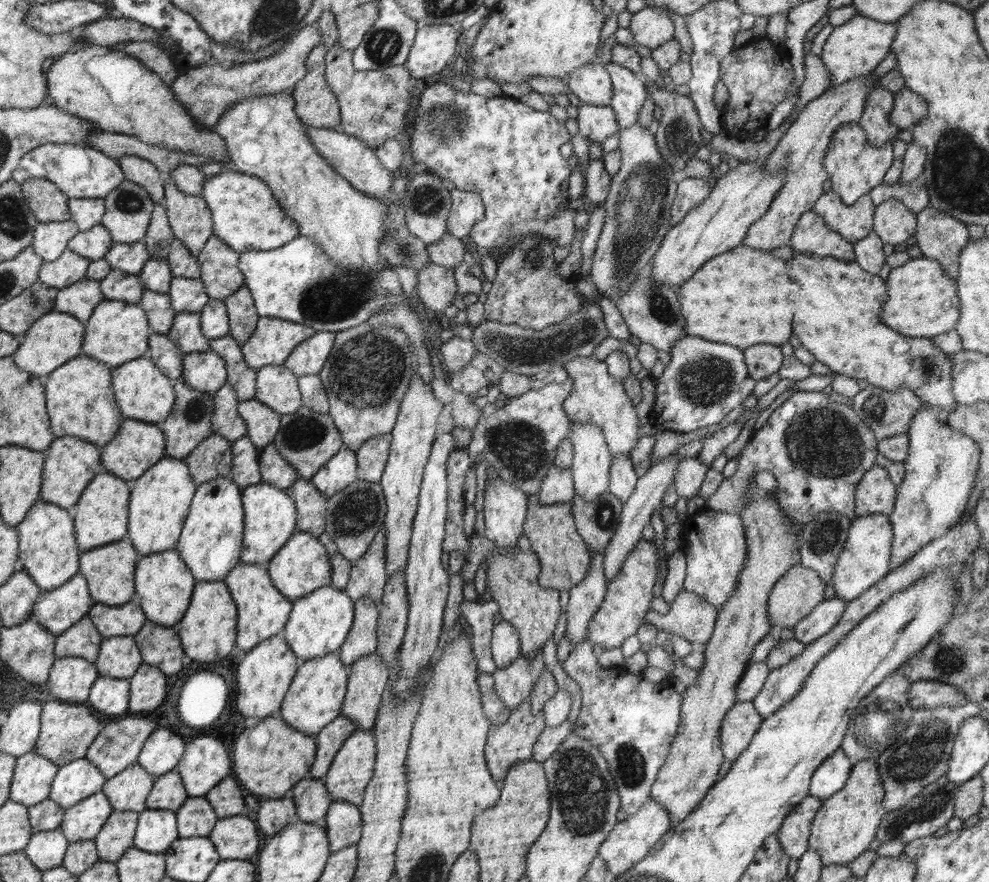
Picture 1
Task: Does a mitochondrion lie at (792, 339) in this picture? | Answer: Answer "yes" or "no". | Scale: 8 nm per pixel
no

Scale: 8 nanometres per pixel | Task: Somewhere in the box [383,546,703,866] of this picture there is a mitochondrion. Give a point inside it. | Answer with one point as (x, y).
(583, 792)

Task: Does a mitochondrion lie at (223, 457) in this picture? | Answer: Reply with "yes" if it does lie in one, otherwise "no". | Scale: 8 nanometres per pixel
yes

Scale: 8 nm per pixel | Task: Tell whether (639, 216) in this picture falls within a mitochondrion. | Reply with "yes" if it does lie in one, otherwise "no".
yes

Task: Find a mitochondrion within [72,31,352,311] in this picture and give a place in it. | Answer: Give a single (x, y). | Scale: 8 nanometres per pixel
(129, 201)

